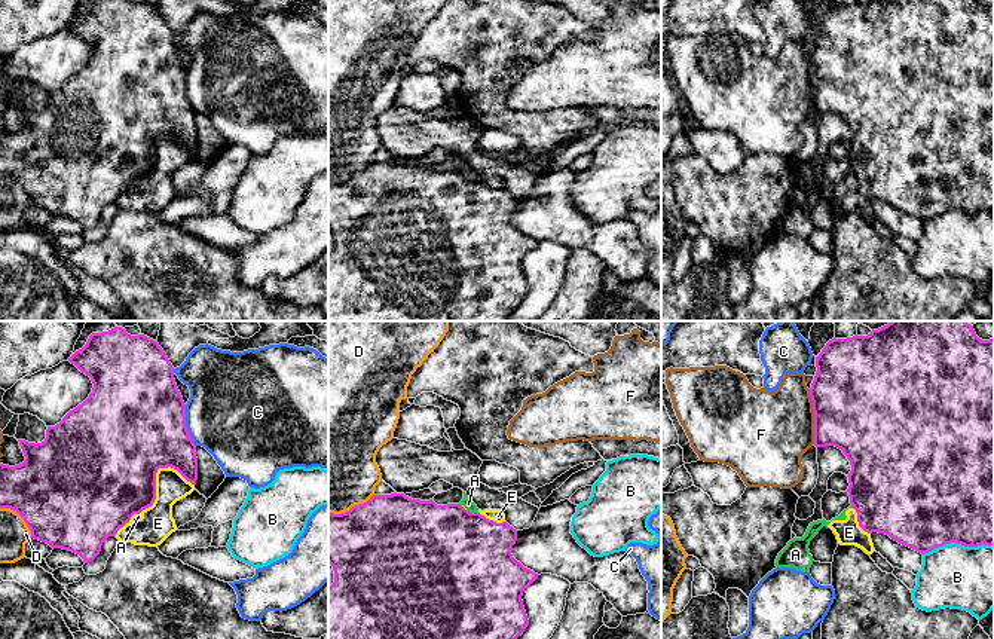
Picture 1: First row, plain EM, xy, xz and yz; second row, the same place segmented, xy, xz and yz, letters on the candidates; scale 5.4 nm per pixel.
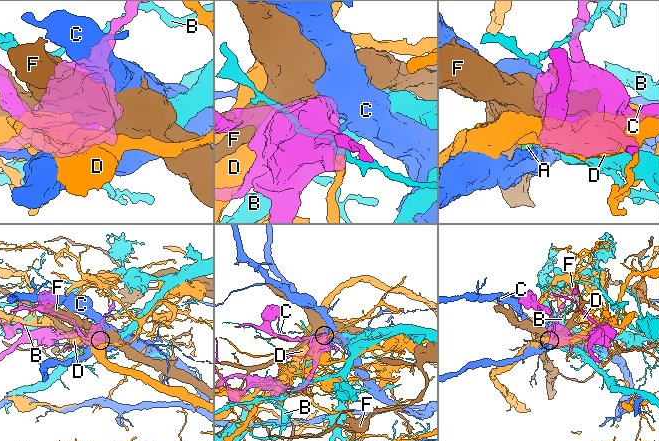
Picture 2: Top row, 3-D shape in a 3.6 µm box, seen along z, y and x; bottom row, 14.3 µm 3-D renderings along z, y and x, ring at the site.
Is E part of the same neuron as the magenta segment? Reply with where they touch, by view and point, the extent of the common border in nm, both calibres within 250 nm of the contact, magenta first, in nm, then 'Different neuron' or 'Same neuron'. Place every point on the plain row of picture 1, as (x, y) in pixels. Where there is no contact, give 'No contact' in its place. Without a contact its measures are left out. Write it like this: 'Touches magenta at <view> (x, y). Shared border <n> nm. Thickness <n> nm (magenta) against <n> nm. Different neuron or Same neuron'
Touches magenta at xy (155, 143). Shared border 340 nm. Thickness 500 nm (magenta) against 180 nm. Different neuron

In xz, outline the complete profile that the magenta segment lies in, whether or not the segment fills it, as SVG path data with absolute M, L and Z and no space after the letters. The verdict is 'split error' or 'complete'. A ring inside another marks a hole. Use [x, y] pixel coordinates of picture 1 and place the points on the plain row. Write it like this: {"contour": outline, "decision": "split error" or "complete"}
{"contour": "M404 160L373 162L346 180L328 180L328 230L334 238L334 250L328 254L328 321L507 321L529 293L522 263L538 245L513 224L516 208L517 198L507 189L496 190L459 171L437 172L432 166L412 166Z", "decision": "complete"}

